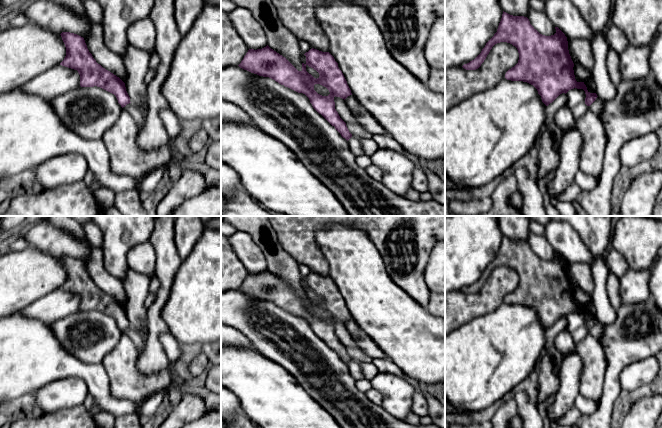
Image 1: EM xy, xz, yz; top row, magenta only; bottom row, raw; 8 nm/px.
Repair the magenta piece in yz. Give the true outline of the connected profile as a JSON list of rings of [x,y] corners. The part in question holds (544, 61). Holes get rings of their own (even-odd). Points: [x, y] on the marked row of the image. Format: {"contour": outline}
{"contour": [[[503,11],[497,32],[481,53],[462,67],[466,70],[478,69],[495,44],[507,42],[515,46],[519,53],[518,63],[505,74],[507,80],[533,85],[546,106],[562,93],[566,94],[574,88],[583,89],[585,104],[590,106],[598,96],[590,93],[584,82],[576,81],[567,37],[558,27],[555,29],[554,35],[542,35],[527,17],[513,16]]]}

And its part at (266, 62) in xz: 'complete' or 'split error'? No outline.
complete

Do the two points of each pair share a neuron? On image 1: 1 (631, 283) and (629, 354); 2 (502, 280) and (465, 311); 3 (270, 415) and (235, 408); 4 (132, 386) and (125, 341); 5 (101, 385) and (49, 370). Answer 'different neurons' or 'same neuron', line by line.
1: different neurons
2: same neuron
3: different neurons
4: same neuron
5: same neuron

